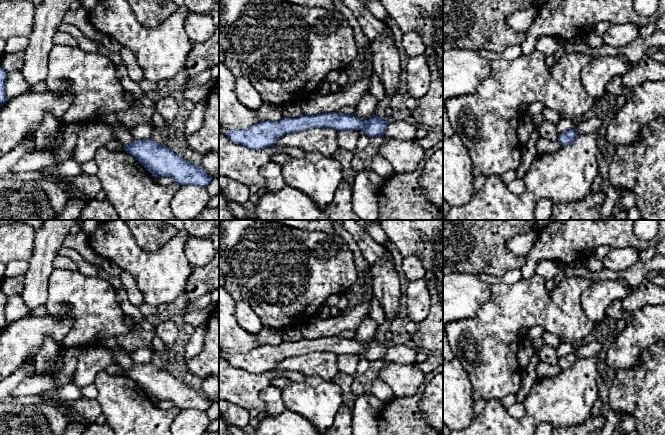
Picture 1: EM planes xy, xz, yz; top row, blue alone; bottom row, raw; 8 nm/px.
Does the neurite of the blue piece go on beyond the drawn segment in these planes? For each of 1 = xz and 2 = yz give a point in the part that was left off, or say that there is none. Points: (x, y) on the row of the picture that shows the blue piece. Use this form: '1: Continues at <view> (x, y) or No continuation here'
1: No continuation here
2: No continuation here

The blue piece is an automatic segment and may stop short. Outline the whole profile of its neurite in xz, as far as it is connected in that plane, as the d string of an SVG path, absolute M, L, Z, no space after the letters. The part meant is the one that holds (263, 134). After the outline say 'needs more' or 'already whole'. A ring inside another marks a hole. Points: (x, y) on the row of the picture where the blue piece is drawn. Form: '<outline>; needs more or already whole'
M331 112L316 115L301 115L297 118L283 117L279 121L260 121L247 130L226 131L227 137L236 144L253 150L273 145L277 139L291 132L301 132L311 128L334 128L340 130L361 130L369 138L382 136L388 127L386 119L374 113L366 120L358 119L354 114Z; already whole

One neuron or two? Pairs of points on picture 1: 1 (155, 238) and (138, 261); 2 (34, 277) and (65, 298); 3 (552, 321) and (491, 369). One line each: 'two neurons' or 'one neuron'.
1: two neurons
2: two neurons
3: one neuron

